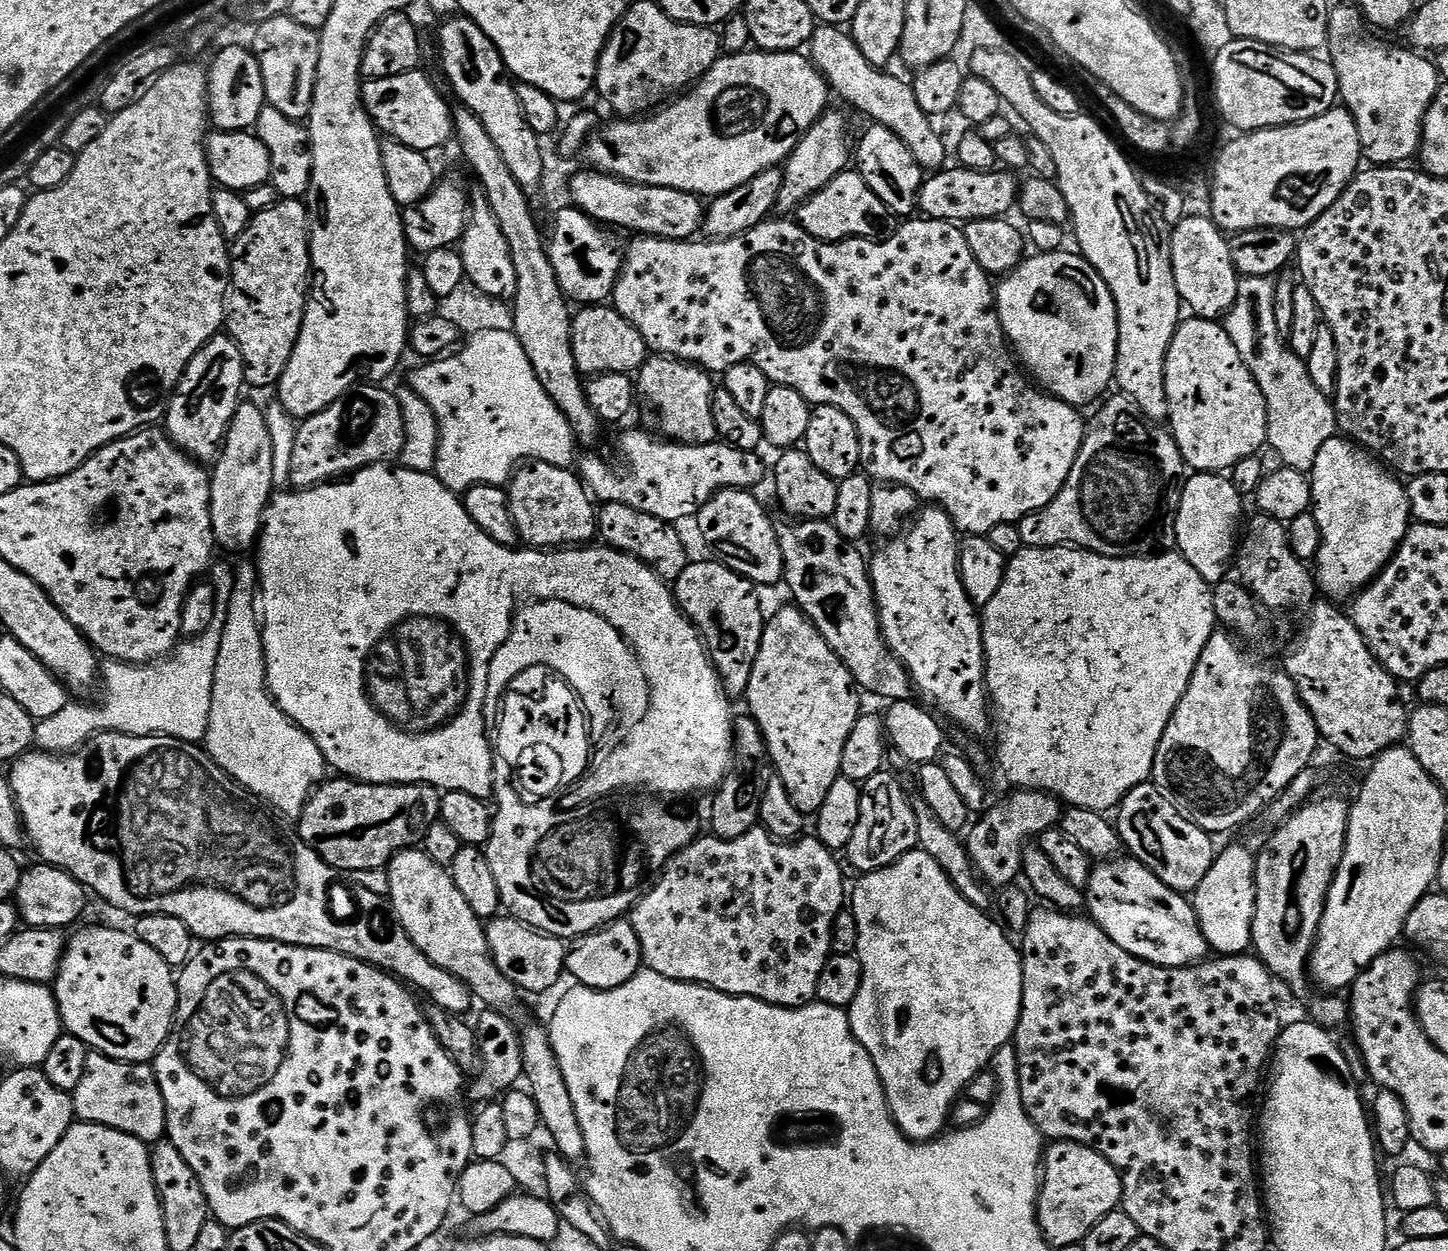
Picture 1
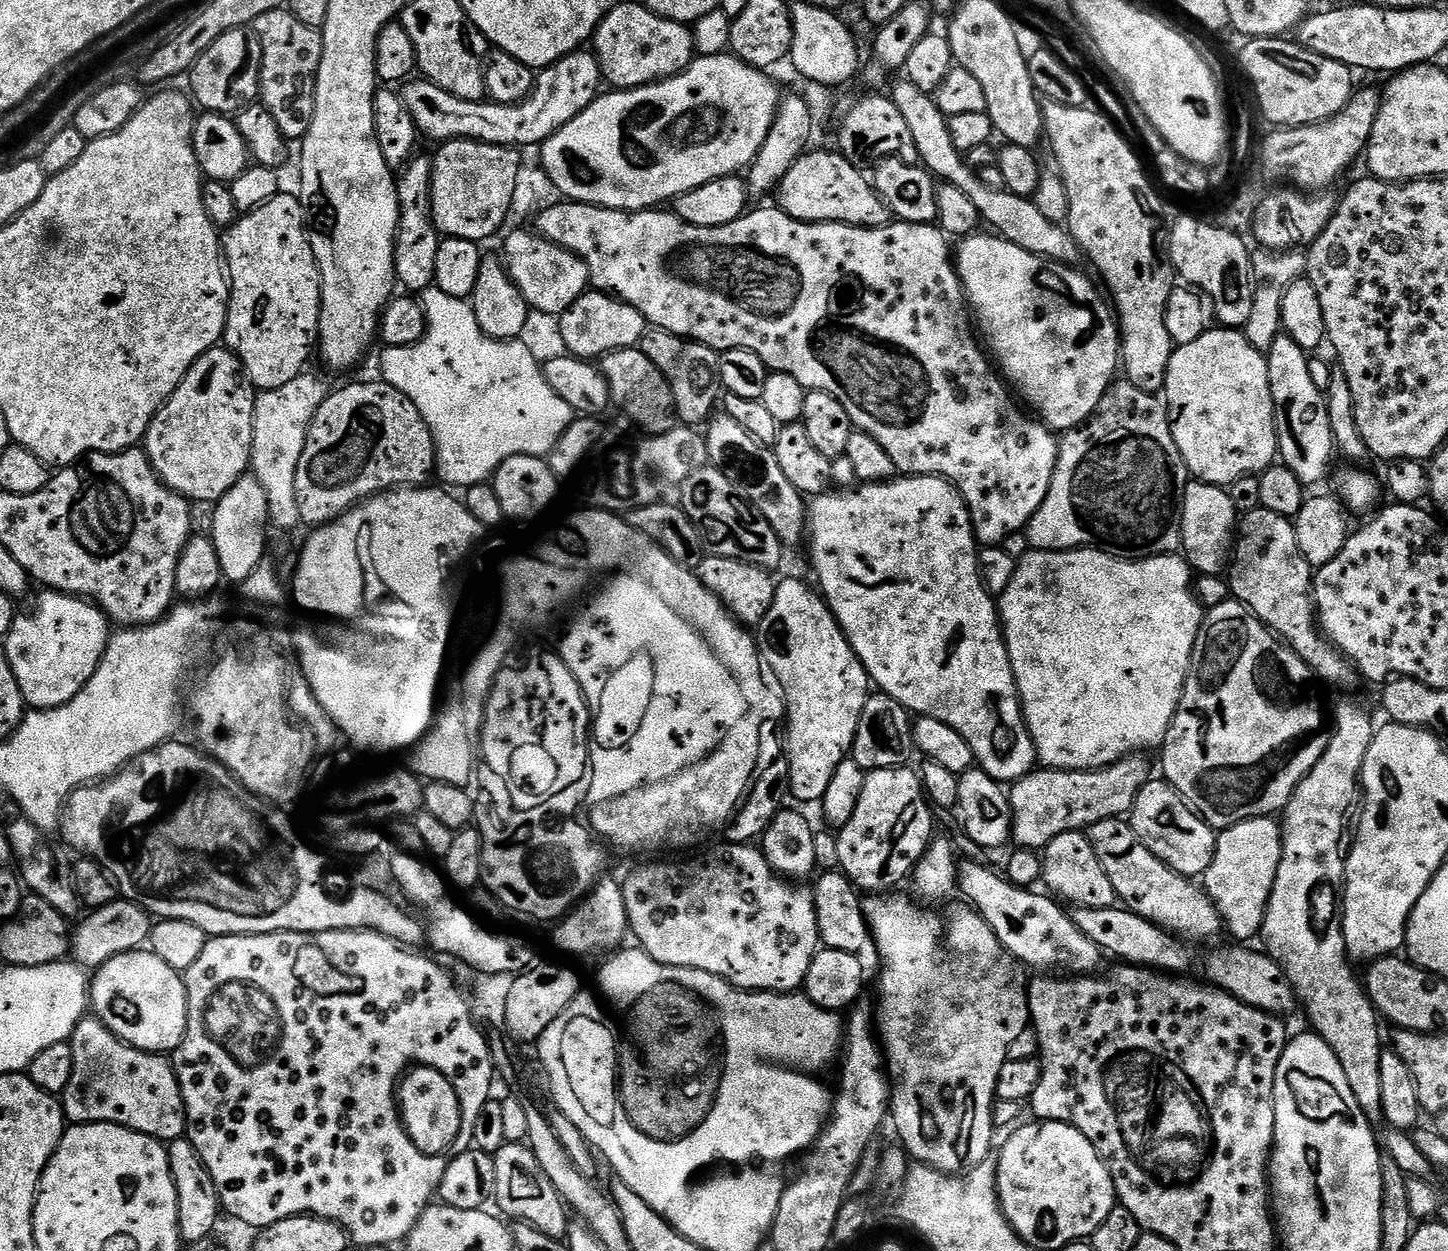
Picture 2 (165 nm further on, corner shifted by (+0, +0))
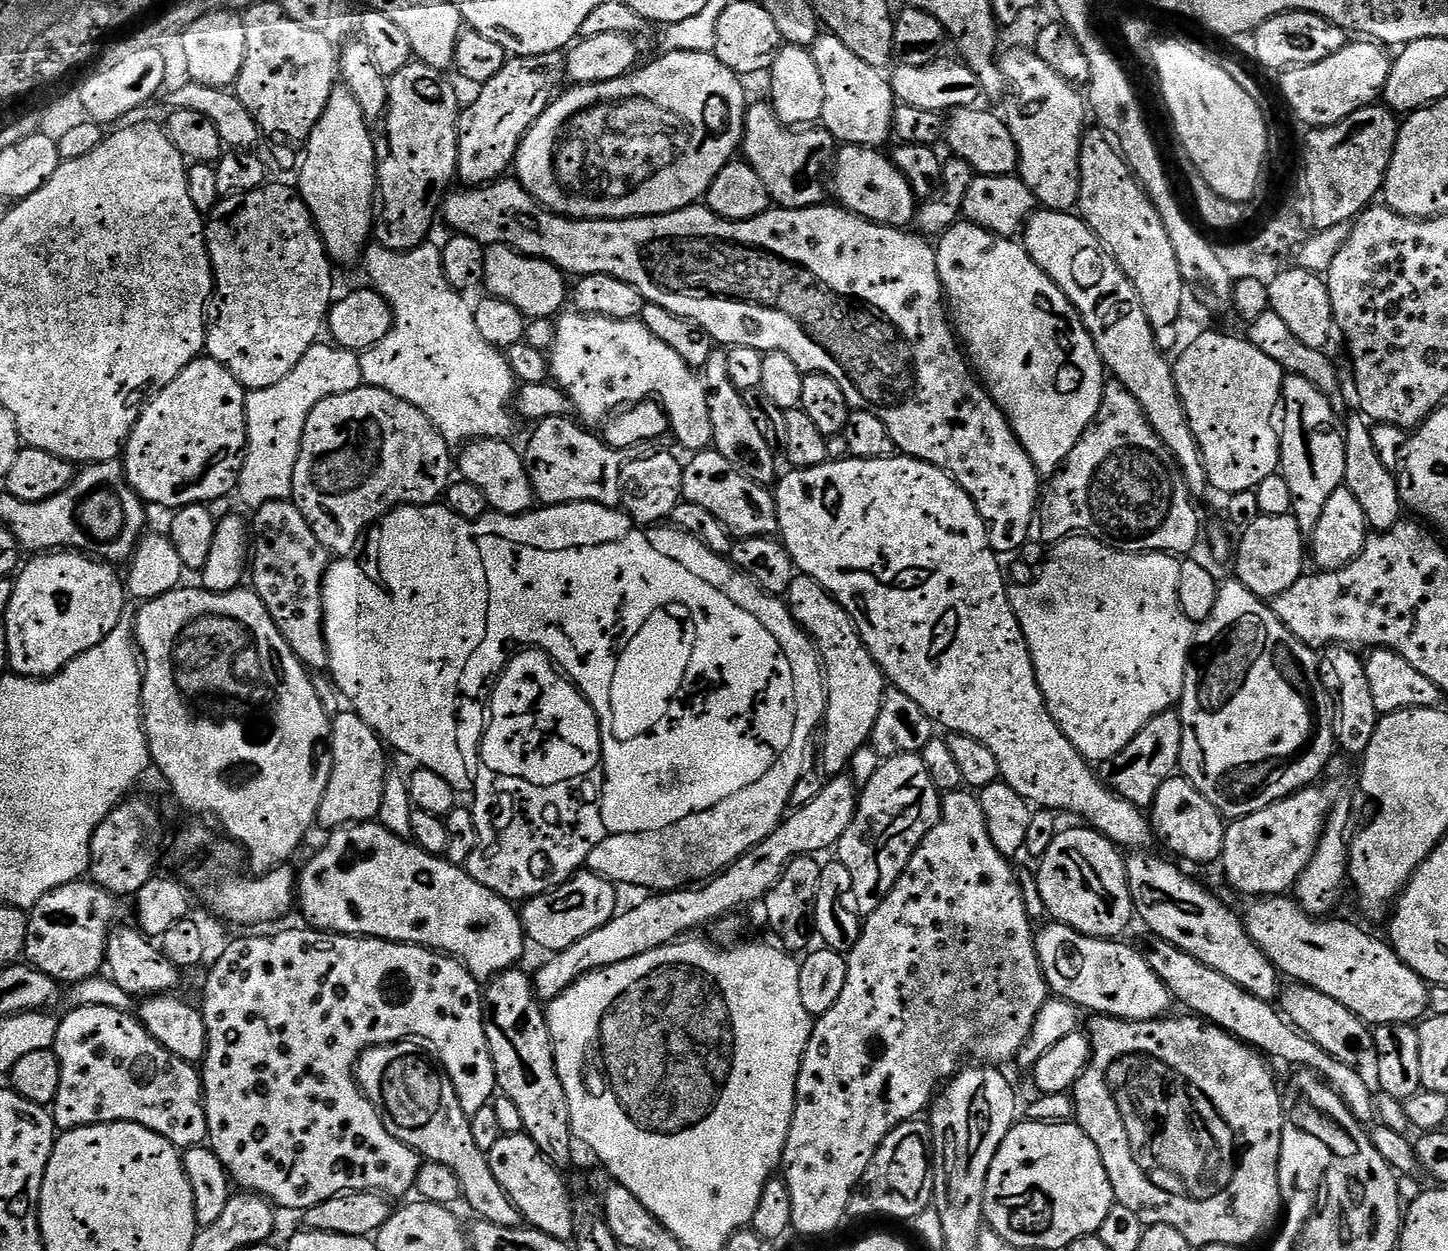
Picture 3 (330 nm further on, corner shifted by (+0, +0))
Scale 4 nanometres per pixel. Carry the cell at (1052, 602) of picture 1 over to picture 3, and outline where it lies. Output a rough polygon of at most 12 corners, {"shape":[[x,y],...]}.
{"shape":[[1067,536],[1008,597],[1062,734],[1180,703],[1180,560]]}

